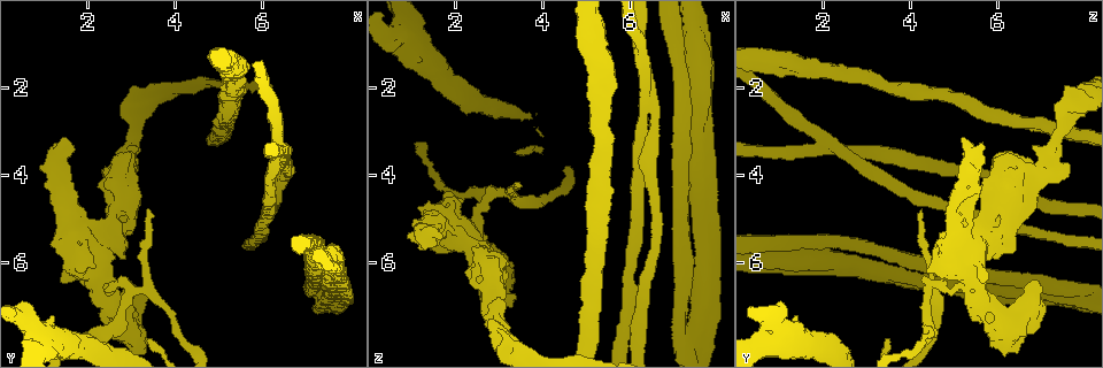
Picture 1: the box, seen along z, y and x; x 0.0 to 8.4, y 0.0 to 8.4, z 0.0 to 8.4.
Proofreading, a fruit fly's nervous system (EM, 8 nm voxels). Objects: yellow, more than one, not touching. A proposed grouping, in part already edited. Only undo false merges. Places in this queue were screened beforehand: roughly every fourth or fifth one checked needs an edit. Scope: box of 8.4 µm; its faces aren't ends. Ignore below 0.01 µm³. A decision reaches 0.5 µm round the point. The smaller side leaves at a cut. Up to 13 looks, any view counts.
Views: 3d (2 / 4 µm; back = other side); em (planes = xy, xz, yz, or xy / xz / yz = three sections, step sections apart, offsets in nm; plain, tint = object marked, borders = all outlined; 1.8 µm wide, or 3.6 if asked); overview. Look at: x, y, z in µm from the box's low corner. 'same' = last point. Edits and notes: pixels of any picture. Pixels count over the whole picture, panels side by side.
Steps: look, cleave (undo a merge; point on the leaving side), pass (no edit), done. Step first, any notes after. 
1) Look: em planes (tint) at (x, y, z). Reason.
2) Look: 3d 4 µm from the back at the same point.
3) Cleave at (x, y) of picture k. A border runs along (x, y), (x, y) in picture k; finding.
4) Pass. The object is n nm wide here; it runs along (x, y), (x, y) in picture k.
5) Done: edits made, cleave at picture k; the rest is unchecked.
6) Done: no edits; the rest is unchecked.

Look: em 3.6 µm planes (tint) at (0.80, 7.50, 1.00). Three-way junction.

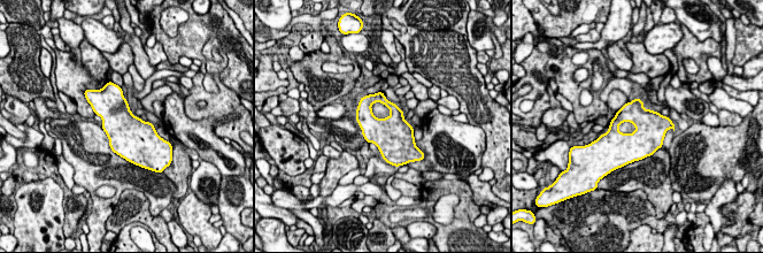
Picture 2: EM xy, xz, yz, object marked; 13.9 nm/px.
Pass. The object is 440 nm wide here; continuous, no second neuron.

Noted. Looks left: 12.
Look: 3d 2 µm at (2.75, 6.95, 5.95). A fork.

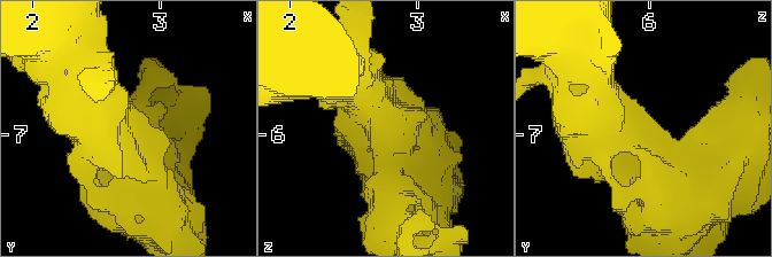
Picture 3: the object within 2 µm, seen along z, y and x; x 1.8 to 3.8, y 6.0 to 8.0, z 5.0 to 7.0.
Look: em yz step 8 (tint) at (2.78, 6.94, 5.92).

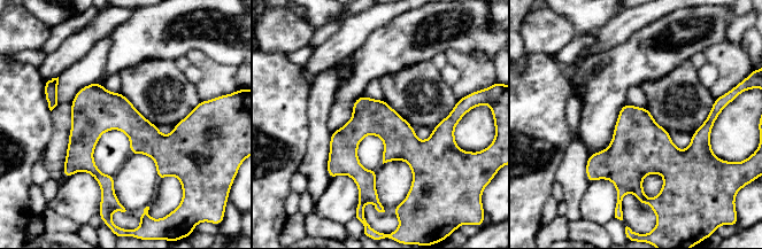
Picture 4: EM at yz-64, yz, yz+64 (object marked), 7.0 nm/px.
Look: em planes (tint) at the same point.

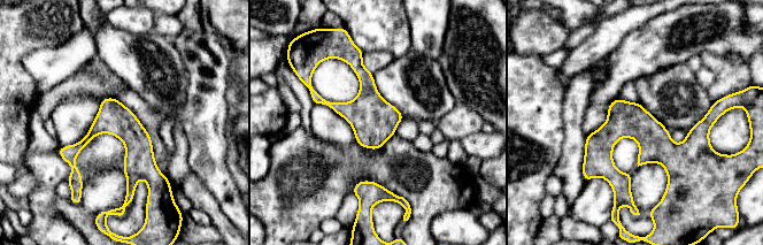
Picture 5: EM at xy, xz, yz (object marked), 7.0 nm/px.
Pass. It runs along (704, 129), (685, 148), (618, 131), (585, 169) in picture 5; continuous, no second neuron.

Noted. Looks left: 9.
Look: em planes (tint) at (1.45, 4.85, 4.90). Three-way junction.

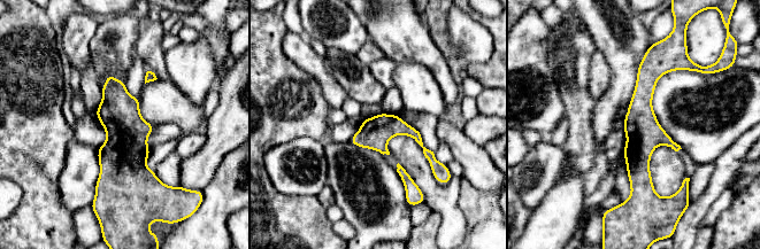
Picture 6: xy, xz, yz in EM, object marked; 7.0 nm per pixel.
Pass. The object is 220 nm wide here; it runs along (649, 59), (640, 102), (642, 195) in picture 6; one neuron here.

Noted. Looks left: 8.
Look: 3d 4 µm at (2.90, 4.15, 6.20). Two arms in line, one across.

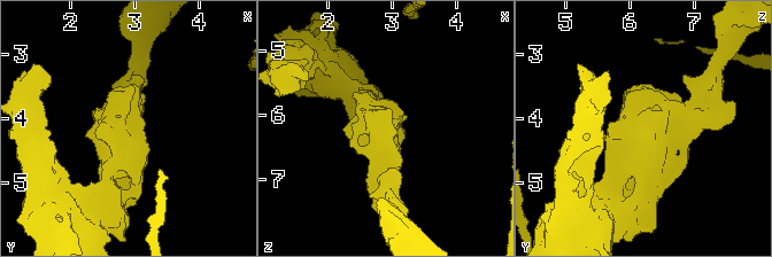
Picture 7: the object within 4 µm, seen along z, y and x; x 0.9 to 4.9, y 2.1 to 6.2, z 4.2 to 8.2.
Look: em 3.6 µm xz step 8 (tint) at (2.90, 4.20, 6.15). Shape alone is not enough.

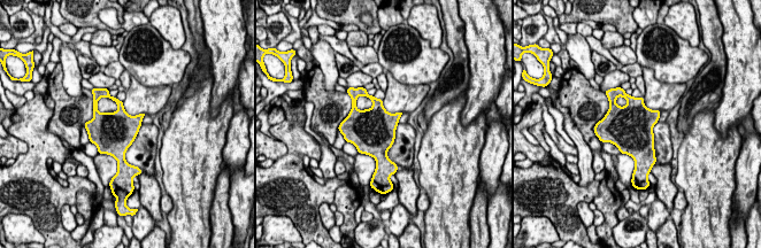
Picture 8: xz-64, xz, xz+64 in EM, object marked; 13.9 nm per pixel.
Look: em 3.6 µm planes (tint) at the same point. Cut it another way.

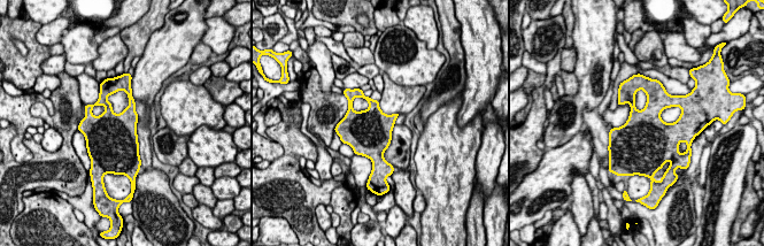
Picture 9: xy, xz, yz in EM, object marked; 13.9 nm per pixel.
Pass. The object is 600 nm wide here; continuous, no second neuron.

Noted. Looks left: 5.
Look: em 3.6 µm planes (tint) at (7.60, 6.00, 2.30). Sudden change in width.

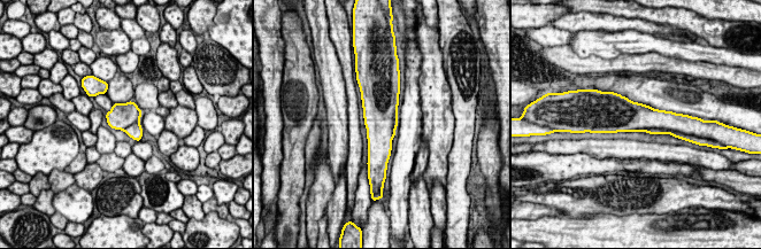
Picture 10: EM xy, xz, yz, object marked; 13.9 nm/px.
Cleave at (642, 116) of picture 10. The object is 380 nm wide here; a border runs along (630, 131), (669, 129), (677, 132) in picture 10; two neurons meet here.

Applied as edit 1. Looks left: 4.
Done: edits made, cleave at picture 10; the rest is unchecked.

